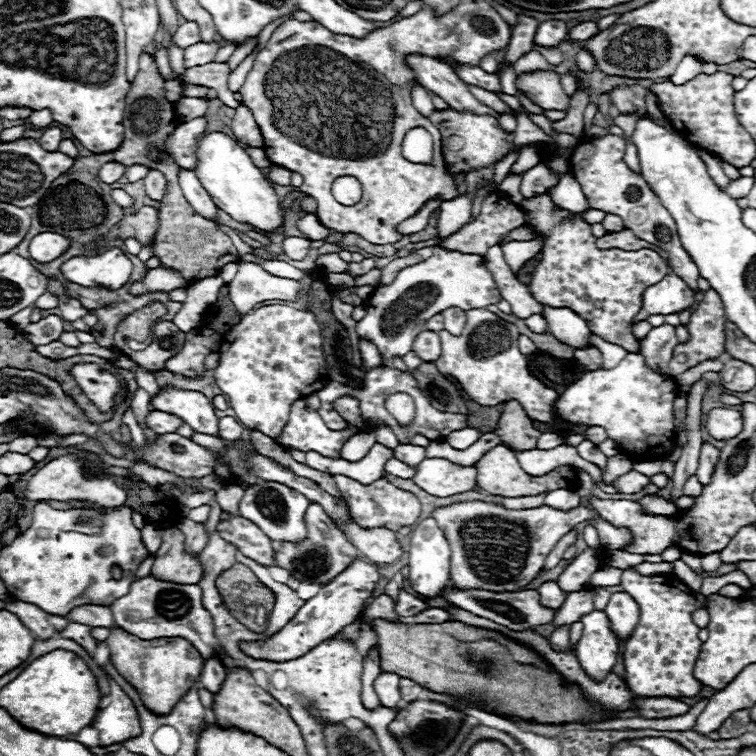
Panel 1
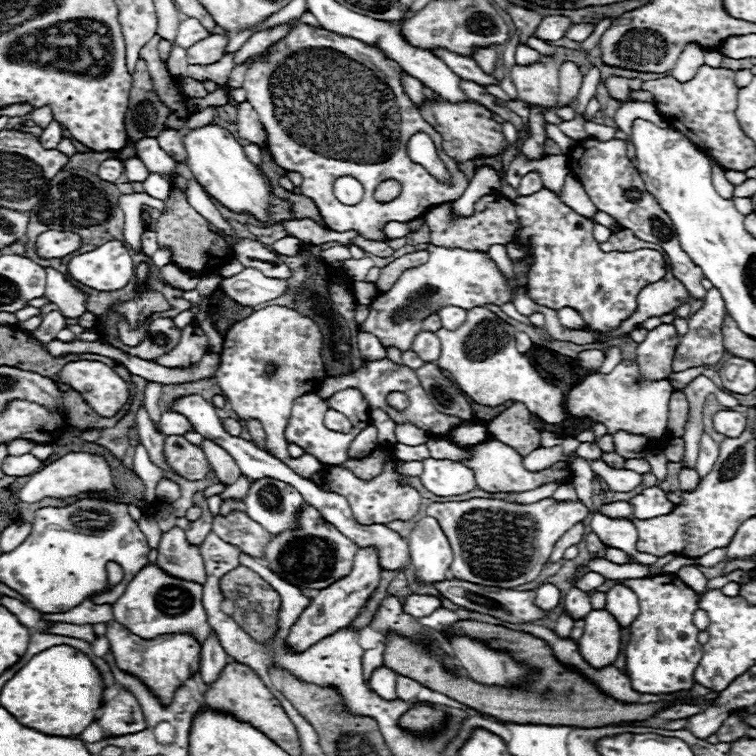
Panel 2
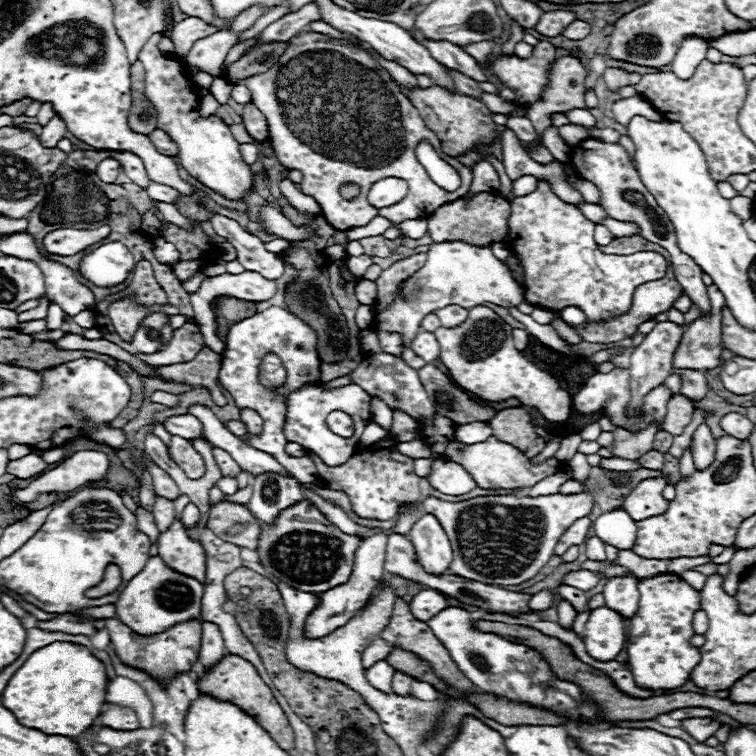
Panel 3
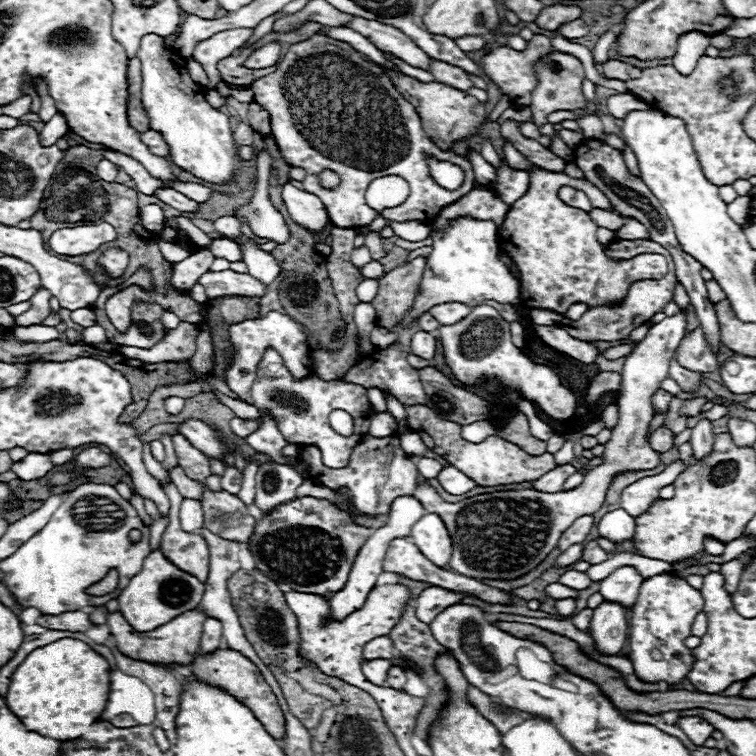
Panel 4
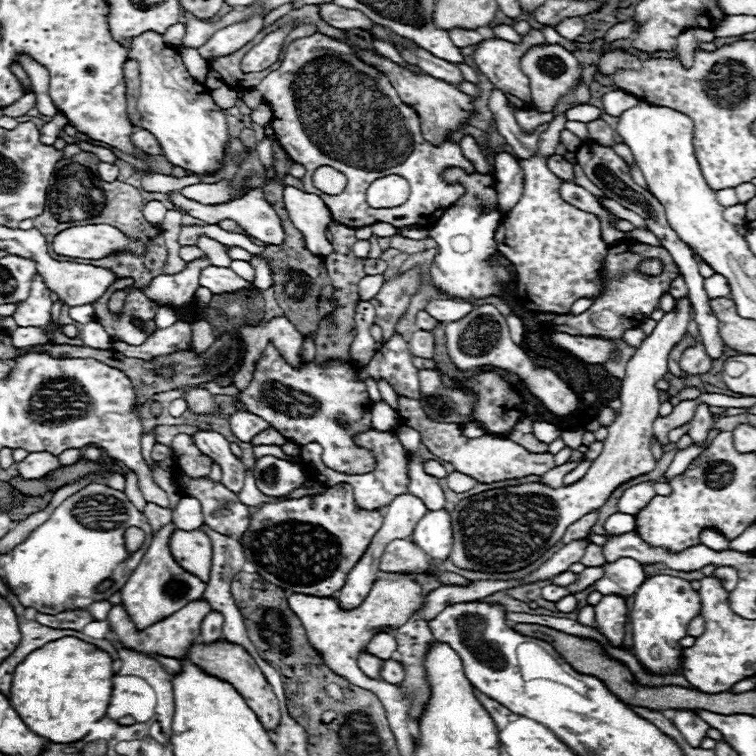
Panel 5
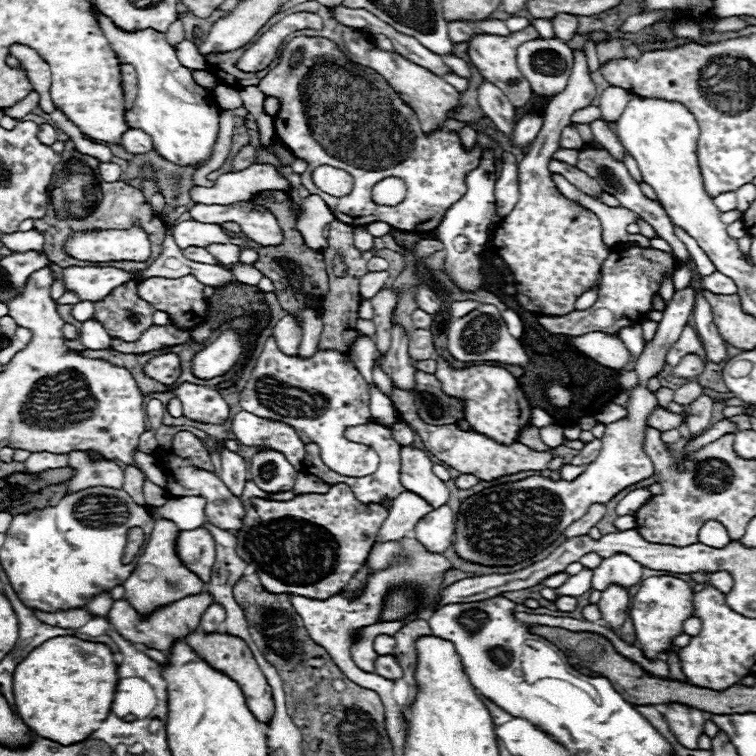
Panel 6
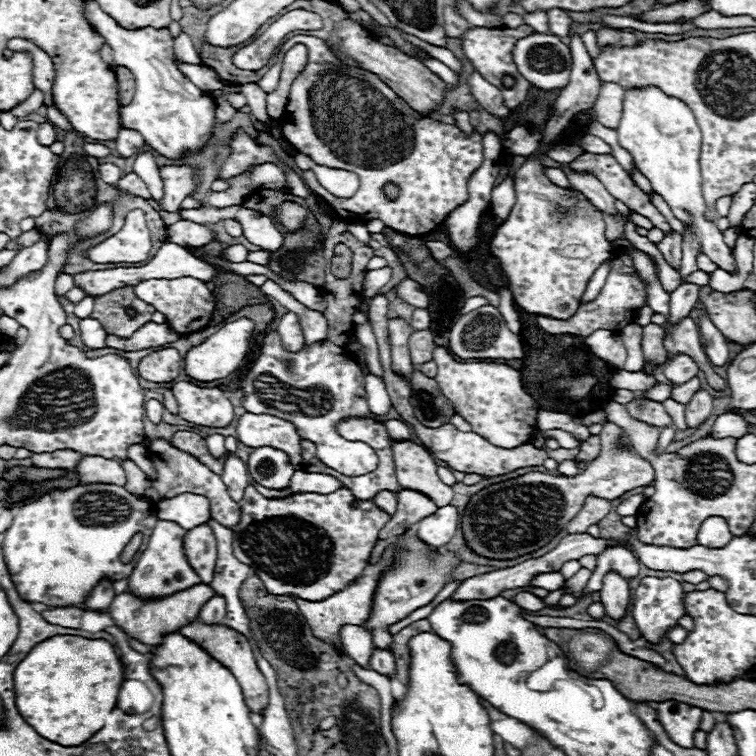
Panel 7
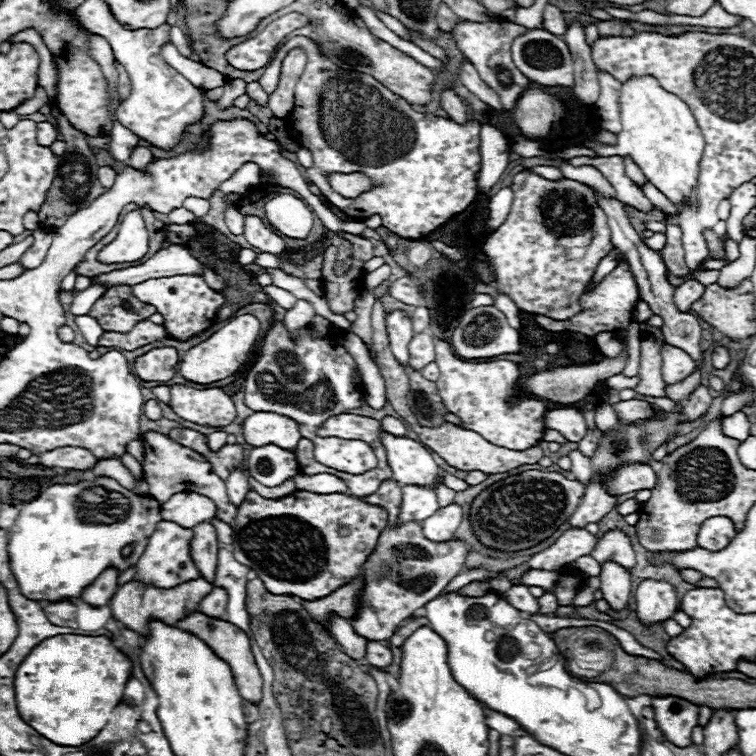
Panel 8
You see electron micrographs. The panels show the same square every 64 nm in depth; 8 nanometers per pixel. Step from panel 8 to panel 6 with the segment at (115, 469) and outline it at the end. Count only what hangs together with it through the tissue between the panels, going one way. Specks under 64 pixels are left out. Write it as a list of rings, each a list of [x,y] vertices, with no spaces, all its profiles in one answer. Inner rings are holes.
[[[72,450],[68,452],[68,462],[76,468],[76,476],[70,480],[66,494],[80,492],[90,486],[108,486],[108,488],[122,488],[124,472],[112,460],[92,460],[86,452]]]

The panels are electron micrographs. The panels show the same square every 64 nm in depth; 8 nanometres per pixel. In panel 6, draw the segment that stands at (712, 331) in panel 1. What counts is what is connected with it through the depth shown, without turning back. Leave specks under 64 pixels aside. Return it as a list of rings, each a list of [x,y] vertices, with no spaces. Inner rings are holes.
[[[714,272],[706,278],[702,278],[702,286],[712,294],[722,294],[722,296],[730,296],[730,294],[736,292],[734,280],[730,280],[728,276],[724,276],[720,272]],[[686,354],[680,360],[680,364],[676,368],[672,368],[672,372],[682,378],[696,378],[698,374],[704,372],[704,366],[706,366],[706,362],[698,354]]]

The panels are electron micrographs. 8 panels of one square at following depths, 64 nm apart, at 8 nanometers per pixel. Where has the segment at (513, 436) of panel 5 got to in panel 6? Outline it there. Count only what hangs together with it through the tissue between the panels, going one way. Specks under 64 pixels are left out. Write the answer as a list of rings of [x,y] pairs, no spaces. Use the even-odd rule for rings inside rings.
[[[528,424],[528,426],[524,426],[524,428],[520,430],[518,442],[524,444],[524,446],[528,446],[528,448],[532,448],[532,450],[536,450],[536,452],[546,452],[546,450],[550,450],[550,448],[540,440],[538,428],[532,426],[532,424]]]

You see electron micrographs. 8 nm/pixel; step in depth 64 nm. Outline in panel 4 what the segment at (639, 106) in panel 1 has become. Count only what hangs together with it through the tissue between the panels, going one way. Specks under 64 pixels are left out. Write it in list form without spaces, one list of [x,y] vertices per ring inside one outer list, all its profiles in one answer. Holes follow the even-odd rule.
[[[608,60],[608,62],[600,68],[600,72],[602,72],[606,78],[610,78],[610,80],[622,80],[622,82],[634,80],[634,78],[640,78],[640,76],[642,76],[642,70],[638,70],[638,68],[634,68],[634,66],[628,66],[628,64],[624,64],[624,62],[618,62],[618,60]]]

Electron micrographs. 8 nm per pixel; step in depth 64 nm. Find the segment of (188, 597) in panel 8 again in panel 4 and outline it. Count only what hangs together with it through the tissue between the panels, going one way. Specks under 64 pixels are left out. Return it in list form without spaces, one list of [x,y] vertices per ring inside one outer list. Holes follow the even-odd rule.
[[[192,610],[192,612],[184,612],[184,616],[178,616],[176,620],[152,630],[152,632],[136,632],[120,612],[114,612],[114,614],[108,614],[108,628],[110,628],[110,634],[114,636],[116,640],[116,648],[132,658],[132,660],[142,660],[142,662],[148,662],[148,664],[166,664],[166,666],[172,666],[172,664],[178,664],[178,666],[186,666],[186,664],[192,664],[196,654],[198,654],[198,648],[200,648],[200,636],[202,636],[202,622],[206,620],[206,616],[200,612],[200,610]]]

